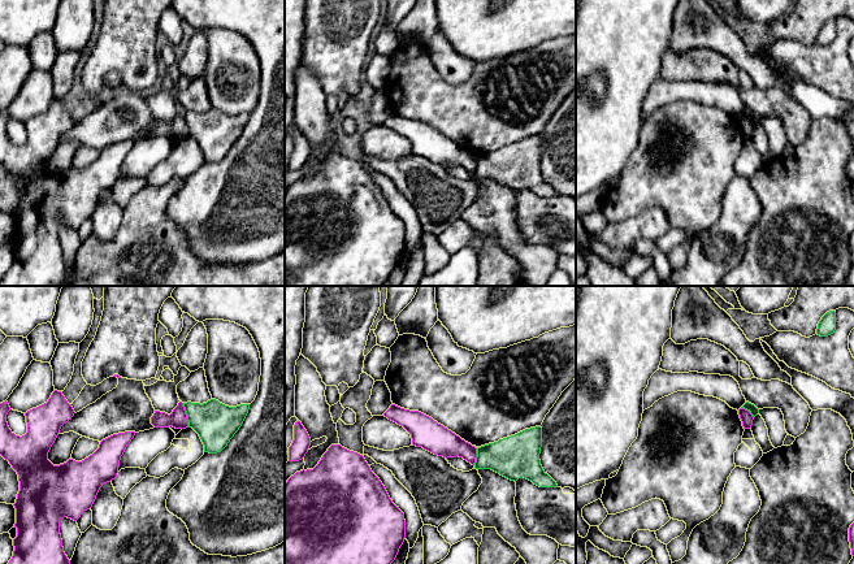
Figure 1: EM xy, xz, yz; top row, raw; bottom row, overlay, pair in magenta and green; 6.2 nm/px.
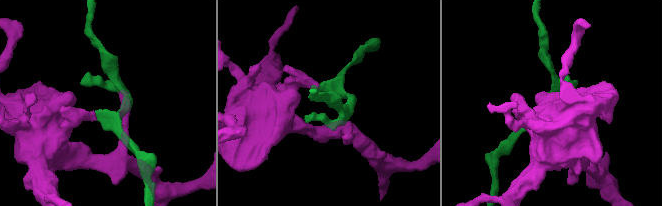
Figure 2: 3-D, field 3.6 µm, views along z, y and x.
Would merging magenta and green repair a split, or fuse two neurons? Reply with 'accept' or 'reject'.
reject

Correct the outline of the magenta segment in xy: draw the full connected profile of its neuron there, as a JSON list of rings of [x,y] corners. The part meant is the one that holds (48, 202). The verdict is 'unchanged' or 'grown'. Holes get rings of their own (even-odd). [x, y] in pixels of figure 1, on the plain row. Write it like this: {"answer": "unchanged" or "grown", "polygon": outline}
{"answer": "unchanged", "polygon": [[[55,99],[47,112],[25,122],[27,142],[22,146],[9,138],[9,120],[6,109],[0,112],[0,164],[17,181],[19,200],[13,213],[17,238],[17,246],[13,248],[14,260],[0,286],[65,286],[70,279],[70,269],[64,261],[60,230],[64,226],[77,230],[92,216],[100,196],[117,186],[121,165],[135,140],[118,142],[103,148],[99,157],[82,170],[69,168],[64,173],[53,174],[48,169],[48,161],[61,135],[75,122],[62,101]]]}

